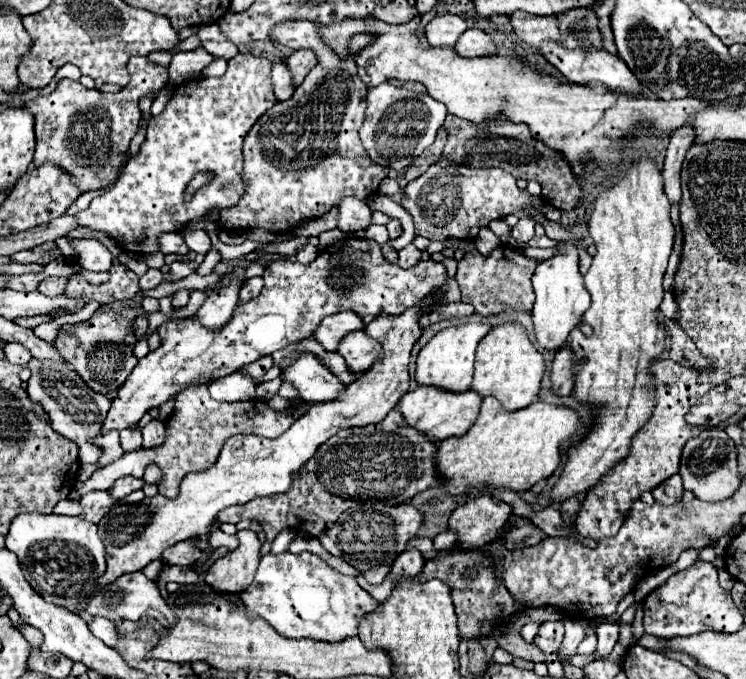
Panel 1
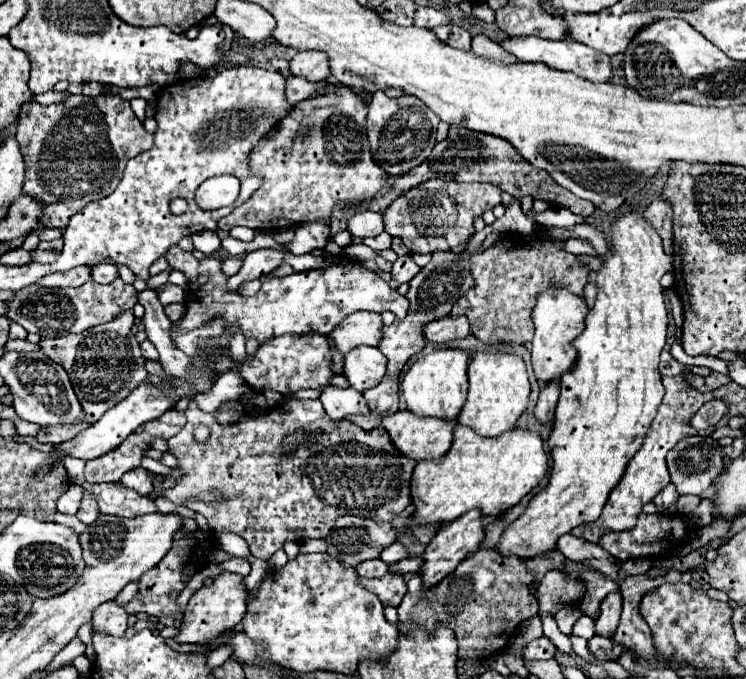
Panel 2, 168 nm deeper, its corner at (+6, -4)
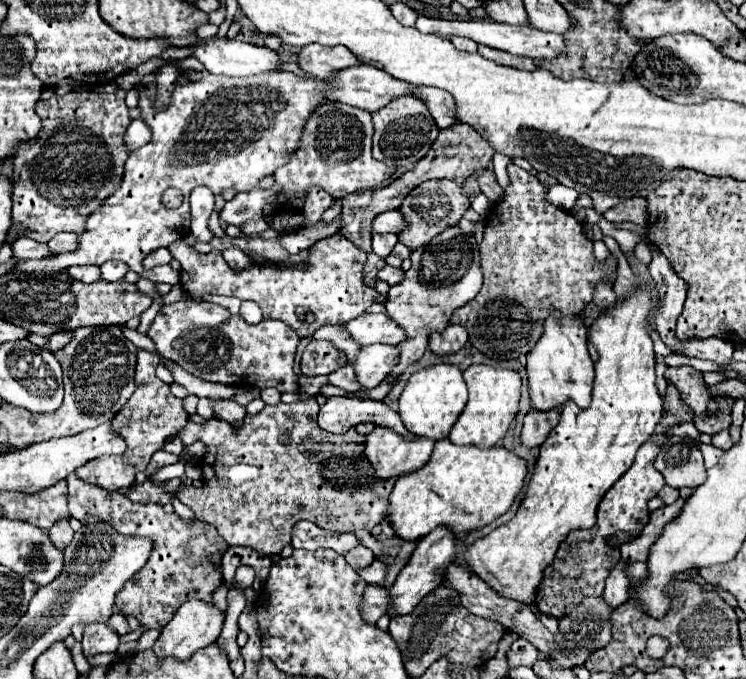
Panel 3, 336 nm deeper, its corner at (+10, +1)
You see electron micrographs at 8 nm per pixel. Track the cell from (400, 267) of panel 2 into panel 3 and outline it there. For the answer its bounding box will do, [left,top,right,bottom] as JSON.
[377,265,405,285]

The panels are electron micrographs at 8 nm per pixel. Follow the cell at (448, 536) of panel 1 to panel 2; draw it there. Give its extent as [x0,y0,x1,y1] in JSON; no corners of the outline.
[389,556,423,574]

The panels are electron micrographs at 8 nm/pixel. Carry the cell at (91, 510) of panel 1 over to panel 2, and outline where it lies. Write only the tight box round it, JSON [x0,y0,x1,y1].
[85,482,155,518]

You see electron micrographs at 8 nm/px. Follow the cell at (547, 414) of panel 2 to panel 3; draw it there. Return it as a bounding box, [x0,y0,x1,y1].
[521,411,559,449]

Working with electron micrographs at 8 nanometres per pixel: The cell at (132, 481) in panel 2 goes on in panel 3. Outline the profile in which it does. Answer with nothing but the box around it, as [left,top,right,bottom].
[151,457,187,483]

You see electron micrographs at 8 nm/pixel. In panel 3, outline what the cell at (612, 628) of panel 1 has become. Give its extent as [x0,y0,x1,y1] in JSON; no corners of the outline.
[603,561,631,607]

